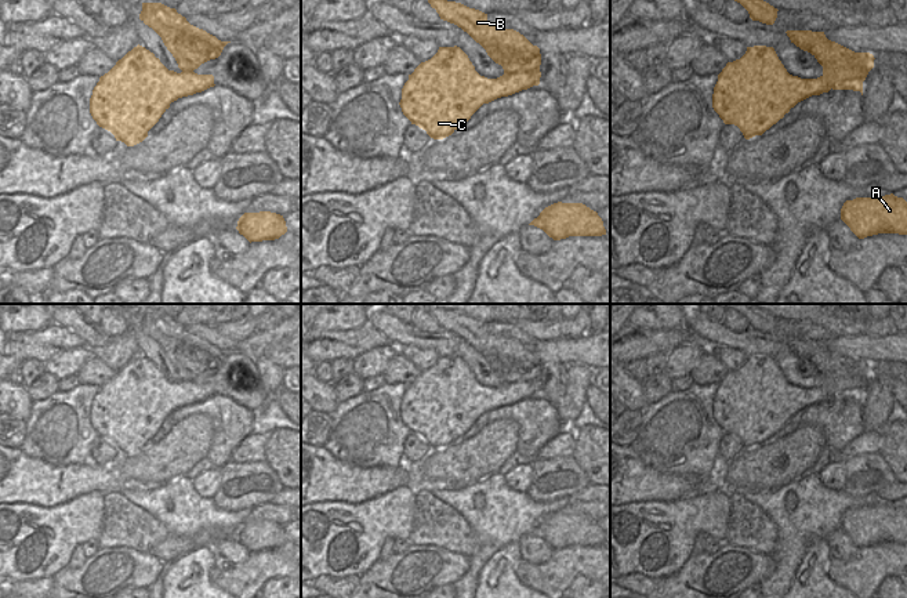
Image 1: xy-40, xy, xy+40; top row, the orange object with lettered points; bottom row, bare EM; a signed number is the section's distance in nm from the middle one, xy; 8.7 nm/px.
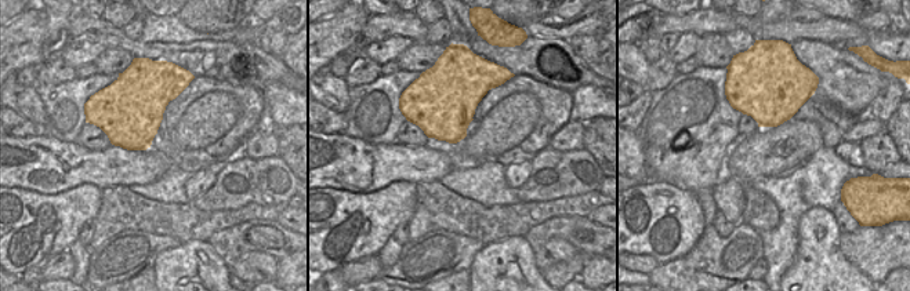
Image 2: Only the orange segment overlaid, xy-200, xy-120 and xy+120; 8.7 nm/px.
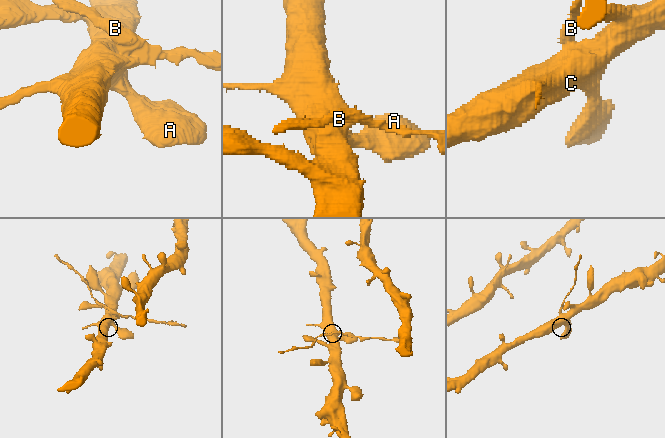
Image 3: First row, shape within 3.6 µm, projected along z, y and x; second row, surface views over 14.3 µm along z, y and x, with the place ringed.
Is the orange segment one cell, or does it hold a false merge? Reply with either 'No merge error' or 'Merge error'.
Merge error

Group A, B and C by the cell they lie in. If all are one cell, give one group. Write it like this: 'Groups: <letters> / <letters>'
Groups: A C / B

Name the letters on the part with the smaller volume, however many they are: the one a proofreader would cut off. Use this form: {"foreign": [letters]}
{"foreign": ["B"]}

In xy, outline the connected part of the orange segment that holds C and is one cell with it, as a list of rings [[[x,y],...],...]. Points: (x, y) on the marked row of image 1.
[[[439,47],[431,59],[421,62],[409,75],[399,105],[411,124],[425,130],[433,139],[443,139],[464,126],[483,104],[538,86],[540,77],[538,69],[487,79],[475,70],[468,55],[460,47]]]

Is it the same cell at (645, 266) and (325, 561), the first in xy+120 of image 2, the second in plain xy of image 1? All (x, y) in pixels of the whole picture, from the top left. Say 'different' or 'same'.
different

